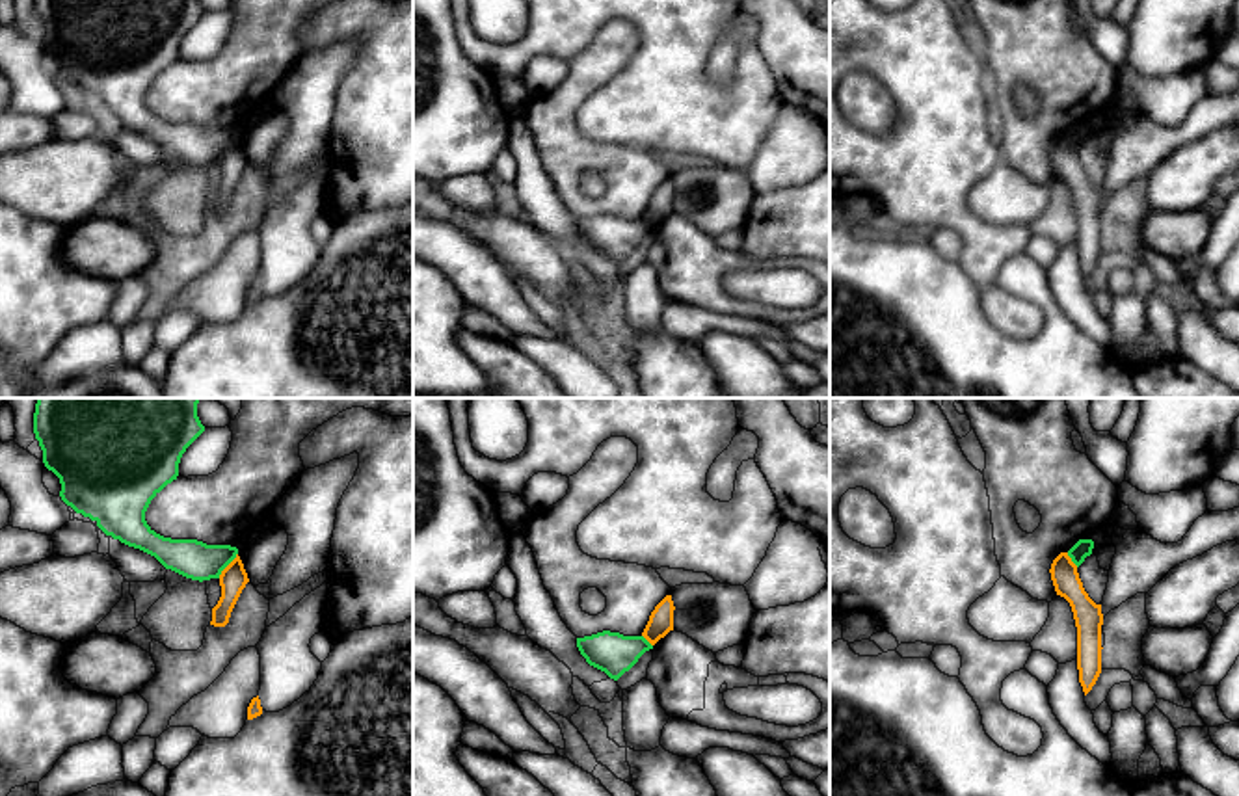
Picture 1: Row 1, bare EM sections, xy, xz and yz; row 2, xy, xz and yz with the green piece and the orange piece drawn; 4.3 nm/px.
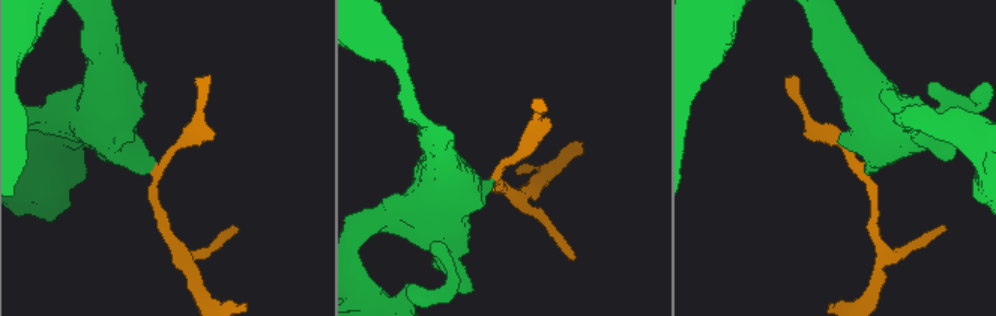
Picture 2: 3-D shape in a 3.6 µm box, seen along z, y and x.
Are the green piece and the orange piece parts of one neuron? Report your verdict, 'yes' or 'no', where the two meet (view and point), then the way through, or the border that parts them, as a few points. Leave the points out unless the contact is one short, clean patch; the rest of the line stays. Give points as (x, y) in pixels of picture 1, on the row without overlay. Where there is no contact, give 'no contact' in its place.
no | xy (227, 147) | along xy (237, 136), (218, 160)

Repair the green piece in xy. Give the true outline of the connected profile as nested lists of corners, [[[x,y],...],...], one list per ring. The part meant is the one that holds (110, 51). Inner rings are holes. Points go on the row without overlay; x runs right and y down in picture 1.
[[[33,0],[43,46],[61,67],[60,80],[113,123],[154,139],[166,153],[192,164],[220,162],[236,141],[231,128],[171,123],[145,104],[151,84],[179,60],[186,32],[205,15],[199,0]]]

